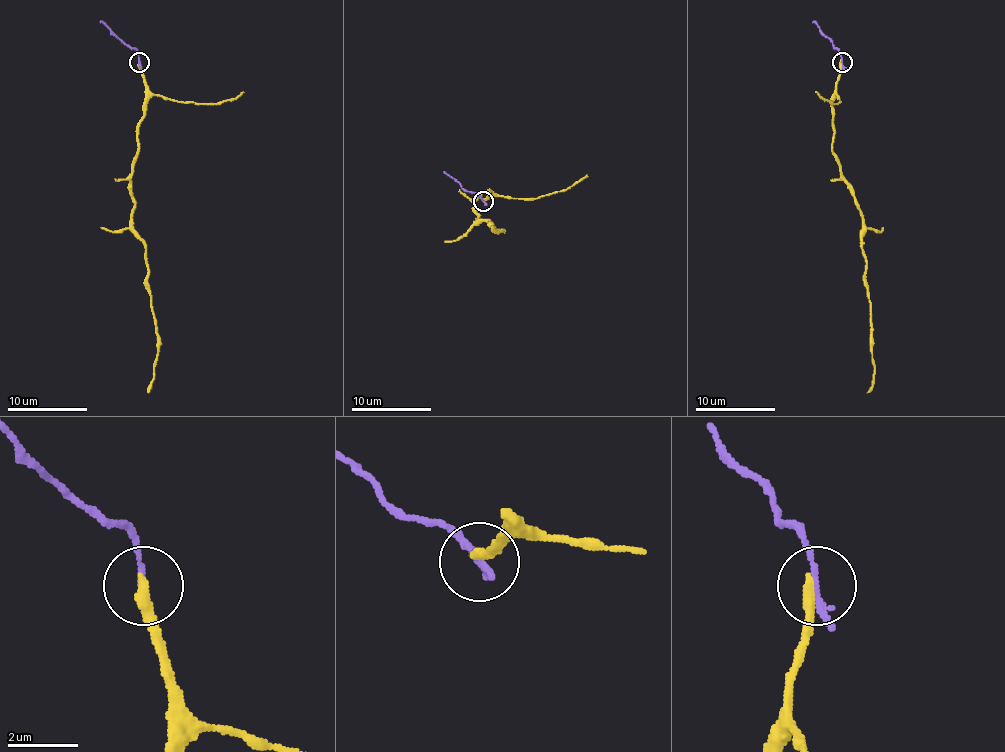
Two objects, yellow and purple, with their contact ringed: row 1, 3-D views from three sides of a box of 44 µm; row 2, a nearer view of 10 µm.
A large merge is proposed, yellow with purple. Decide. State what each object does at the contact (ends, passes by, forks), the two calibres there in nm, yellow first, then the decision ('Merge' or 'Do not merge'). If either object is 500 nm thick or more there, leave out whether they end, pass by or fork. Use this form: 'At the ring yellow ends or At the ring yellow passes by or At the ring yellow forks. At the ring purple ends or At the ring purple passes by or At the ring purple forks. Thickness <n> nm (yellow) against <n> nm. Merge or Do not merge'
At the ring yellow ends. At the ring purple passes by. Thickness 360 nm (yellow) against 170 nm. Do not merge

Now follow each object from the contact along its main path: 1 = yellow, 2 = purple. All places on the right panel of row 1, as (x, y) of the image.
1: (842, 62), (834, 98), (832, 153), (861, 217), (873, 380), (867, 392)
2: (842, 62), (832, 42), (812, 22)

